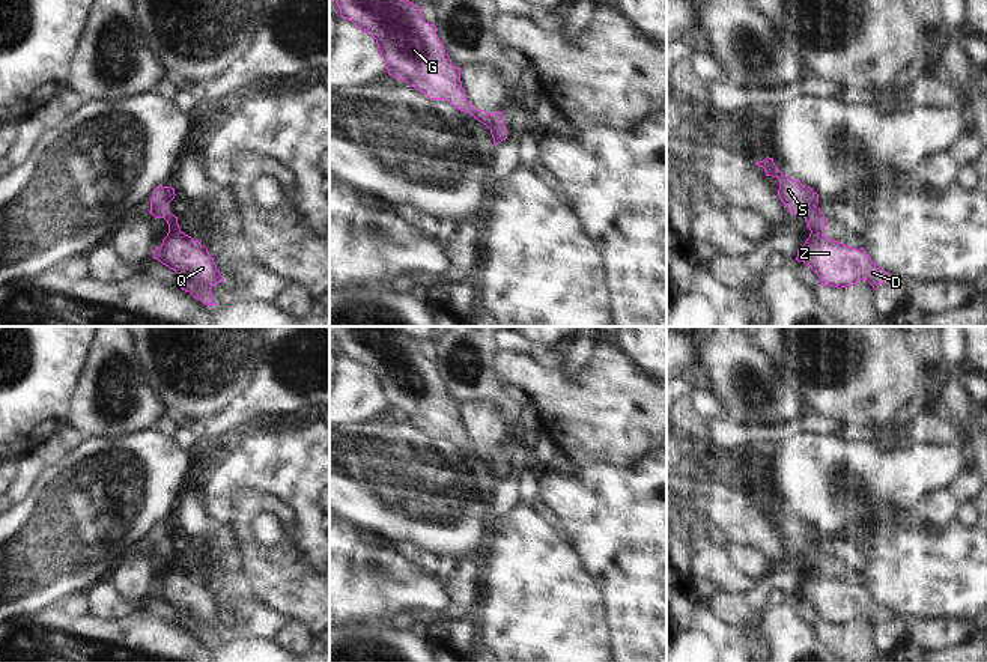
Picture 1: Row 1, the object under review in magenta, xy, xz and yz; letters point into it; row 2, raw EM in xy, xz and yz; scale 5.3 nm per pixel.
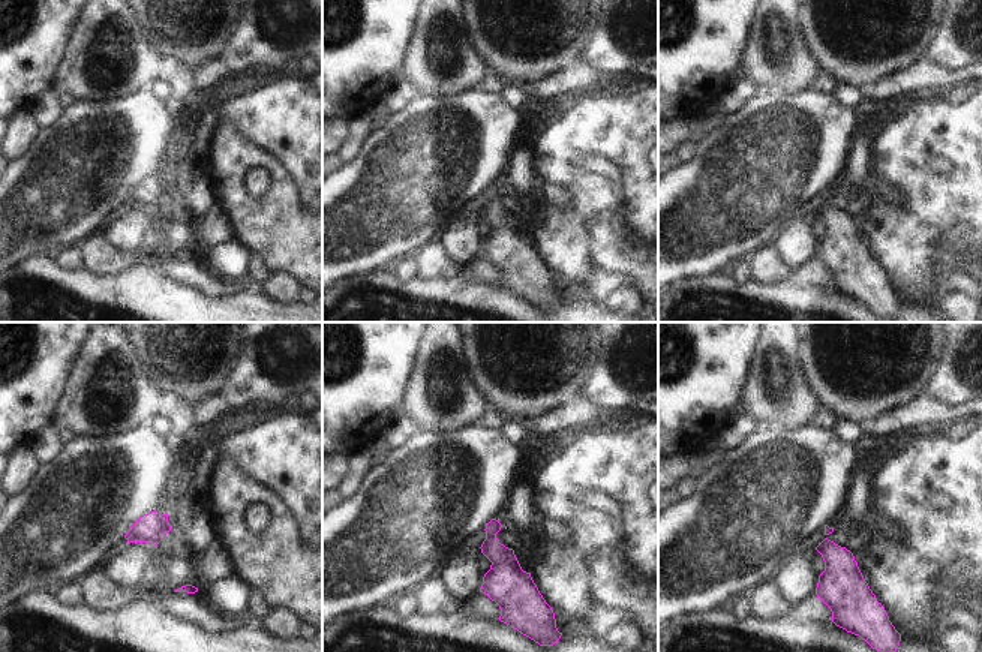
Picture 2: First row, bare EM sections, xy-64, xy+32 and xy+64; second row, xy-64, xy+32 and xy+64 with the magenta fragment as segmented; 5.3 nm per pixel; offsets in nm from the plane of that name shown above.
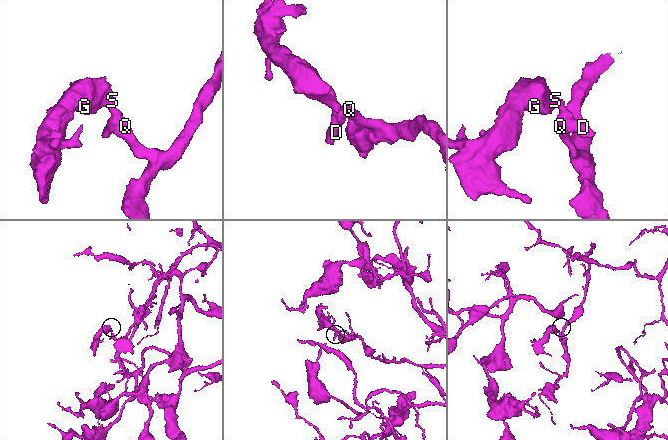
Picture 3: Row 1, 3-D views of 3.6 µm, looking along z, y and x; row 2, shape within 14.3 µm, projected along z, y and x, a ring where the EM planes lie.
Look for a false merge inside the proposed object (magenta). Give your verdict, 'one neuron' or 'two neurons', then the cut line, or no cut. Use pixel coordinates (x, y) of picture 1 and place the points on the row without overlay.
one neuron; cut none

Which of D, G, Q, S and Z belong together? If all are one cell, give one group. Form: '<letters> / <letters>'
D G Q S Z

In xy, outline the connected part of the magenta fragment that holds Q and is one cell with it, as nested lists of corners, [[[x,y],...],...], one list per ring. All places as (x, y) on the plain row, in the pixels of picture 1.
[[[156,524],[150,536],[150,548],[156,555],[164,555],[169,561],[169,570],[162,581],[155,585],[153,596],[169,603],[181,615],[181,626],[190,629],[206,642],[217,642],[211,624],[223,620],[223,612],[217,606],[214,594],[208,585],[191,573],[185,572],[167,542],[175,536],[175,525]]]

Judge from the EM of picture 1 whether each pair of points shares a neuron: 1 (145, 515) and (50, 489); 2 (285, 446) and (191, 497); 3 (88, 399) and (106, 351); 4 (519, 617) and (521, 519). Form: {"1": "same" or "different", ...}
{"1": "same", "2": "different", "3": "same", "4": "same"}

